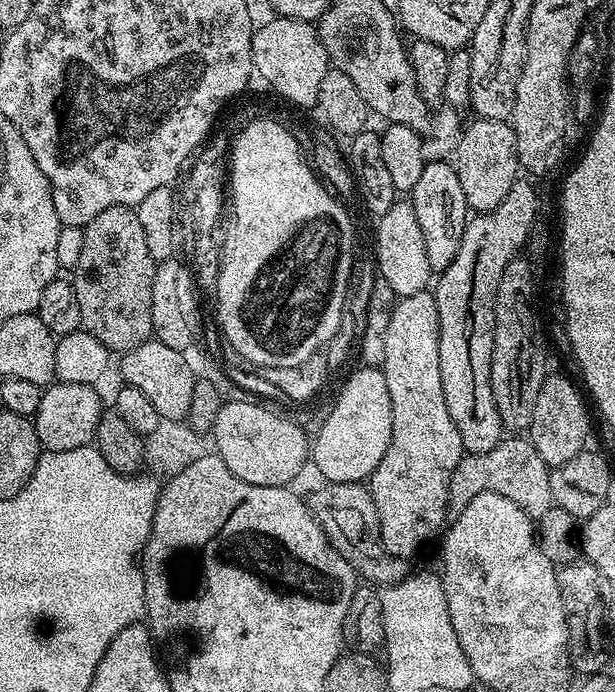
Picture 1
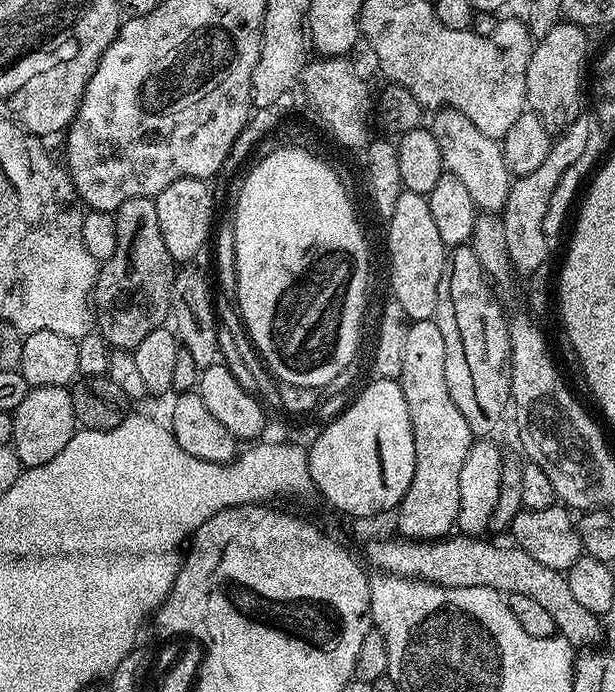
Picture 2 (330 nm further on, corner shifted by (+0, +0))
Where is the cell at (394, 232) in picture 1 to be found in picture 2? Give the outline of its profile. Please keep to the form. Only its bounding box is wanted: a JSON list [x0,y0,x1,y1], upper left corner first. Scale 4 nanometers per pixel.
[386,191,446,320]

